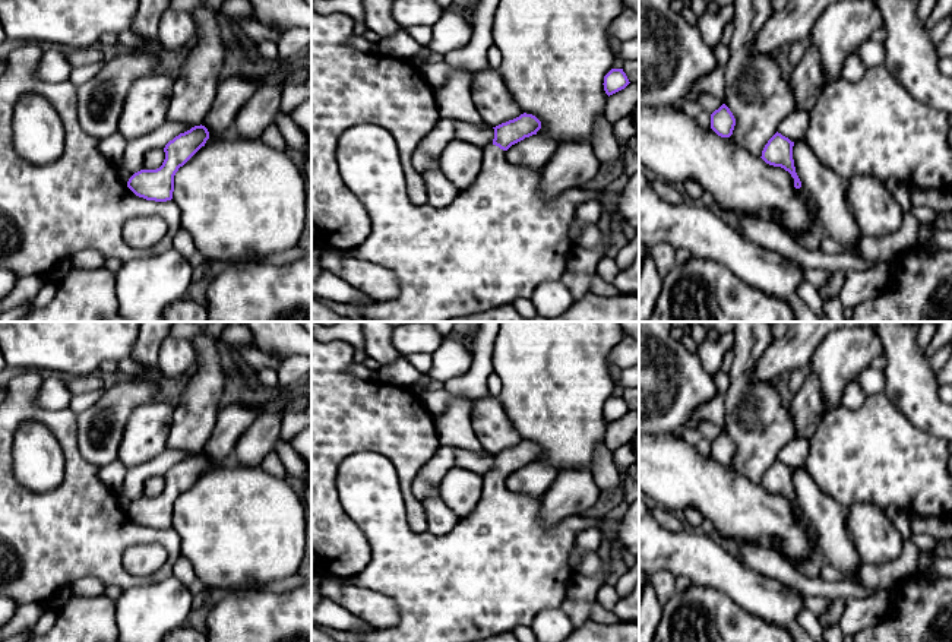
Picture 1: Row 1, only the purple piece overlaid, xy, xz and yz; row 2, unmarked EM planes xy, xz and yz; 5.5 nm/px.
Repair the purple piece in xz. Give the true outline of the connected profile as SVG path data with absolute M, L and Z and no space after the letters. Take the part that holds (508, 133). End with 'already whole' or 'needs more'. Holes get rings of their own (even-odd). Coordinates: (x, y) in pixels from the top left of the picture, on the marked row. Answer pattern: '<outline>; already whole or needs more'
M524 113L493 129L494 139L484 148L481 173L475 184L461 192L446 208L418 206L408 199L396 140L390 132L371 123L361 123L341 135L335 151L339 175L366 206L371 219L371 233L354 254L392 269L399 285L395 298L374 301L373 306L363 309L367 322L449 322L513 304L518 298L531 298L541 284L562 278L573 250L569 228L575 211L586 200L598 200L604 190L570 189L554 199L545 199L541 192L541 171L513 165L505 159L505 152L512 145L537 135L541 121Z; needs more

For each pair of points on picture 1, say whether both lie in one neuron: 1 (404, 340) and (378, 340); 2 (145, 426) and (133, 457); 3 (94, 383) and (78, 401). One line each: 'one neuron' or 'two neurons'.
1: two neurons
2: one neuron
3: two neurons

